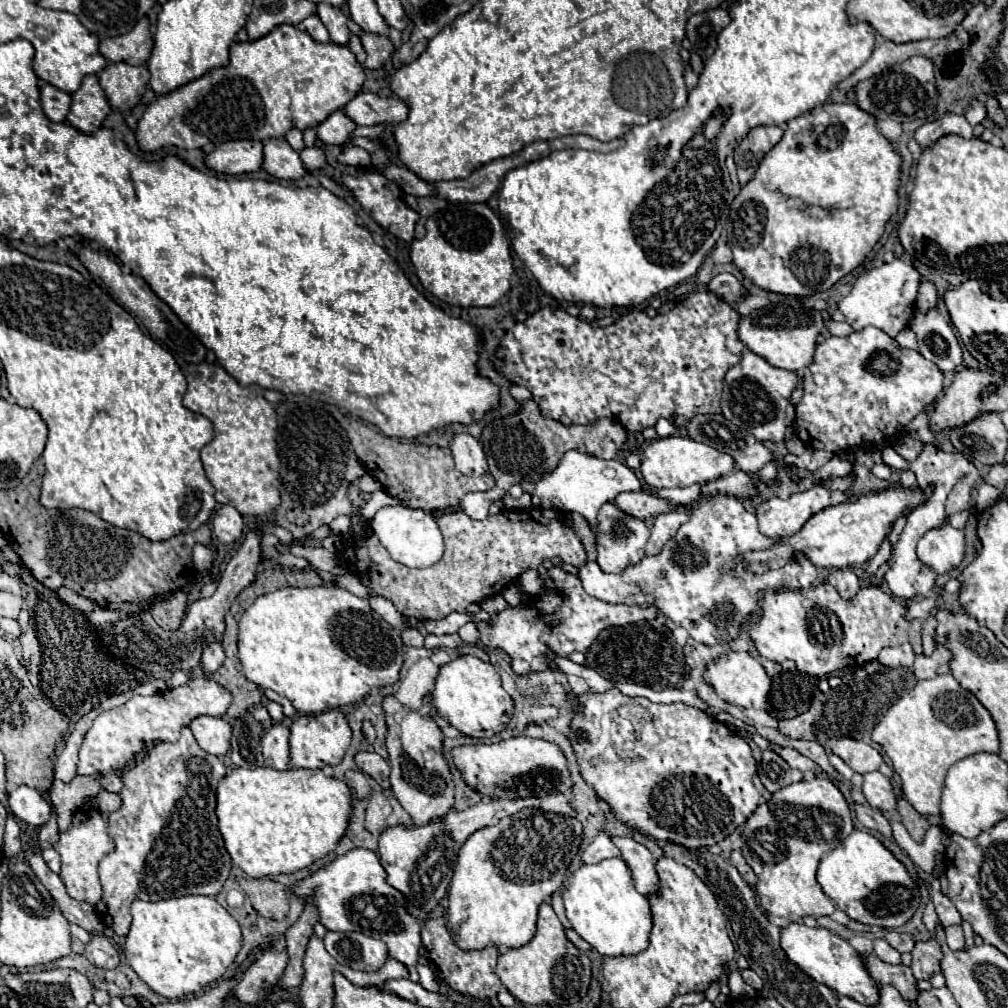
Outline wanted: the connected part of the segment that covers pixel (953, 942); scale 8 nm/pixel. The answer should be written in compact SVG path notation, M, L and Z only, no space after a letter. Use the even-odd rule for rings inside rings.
M950 925L944 929L946 931L946 943L952 951L960 951L964 949L964 933L962 933L962 925Z

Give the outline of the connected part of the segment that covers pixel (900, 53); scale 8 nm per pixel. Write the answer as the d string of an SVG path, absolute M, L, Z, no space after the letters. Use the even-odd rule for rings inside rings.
M884 41L882 45L878 45L872 53L872 57L860 67L856 69L850 77L846 77L844 81L840 81L834 89L836 91L850 91L854 89L860 81L870 79L874 75L880 75L884 69L896 65L896 63L904 63L906 59L914 57L914 55L924 55L928 53L928 49L932 47L932 41L914 41L914 43L894 43L894 41Z

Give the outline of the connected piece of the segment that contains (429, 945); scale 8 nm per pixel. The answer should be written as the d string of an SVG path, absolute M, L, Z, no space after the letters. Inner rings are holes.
M428 917L422 925L422 947L420 947L420 961L430 965L432 971L436 973L436 979L440 983L450 985L454 991L462 995L470 995L474 999L490 999L494 997L500 989L502 983L496 975L496 963L498 963L498 947L488 945L478 951L462 951L456 941L452 939L448 927L446 927L446 917Z

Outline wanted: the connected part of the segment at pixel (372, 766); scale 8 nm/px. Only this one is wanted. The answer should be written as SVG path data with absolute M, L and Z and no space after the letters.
M358 753L356 755L356 763L358 767L370 775L372 779L376 779L376 783L382 787L382 789L390 789L390 781L388 781L388 775L390 775L390 767L386 763L384 757L380 757L378 753Z

